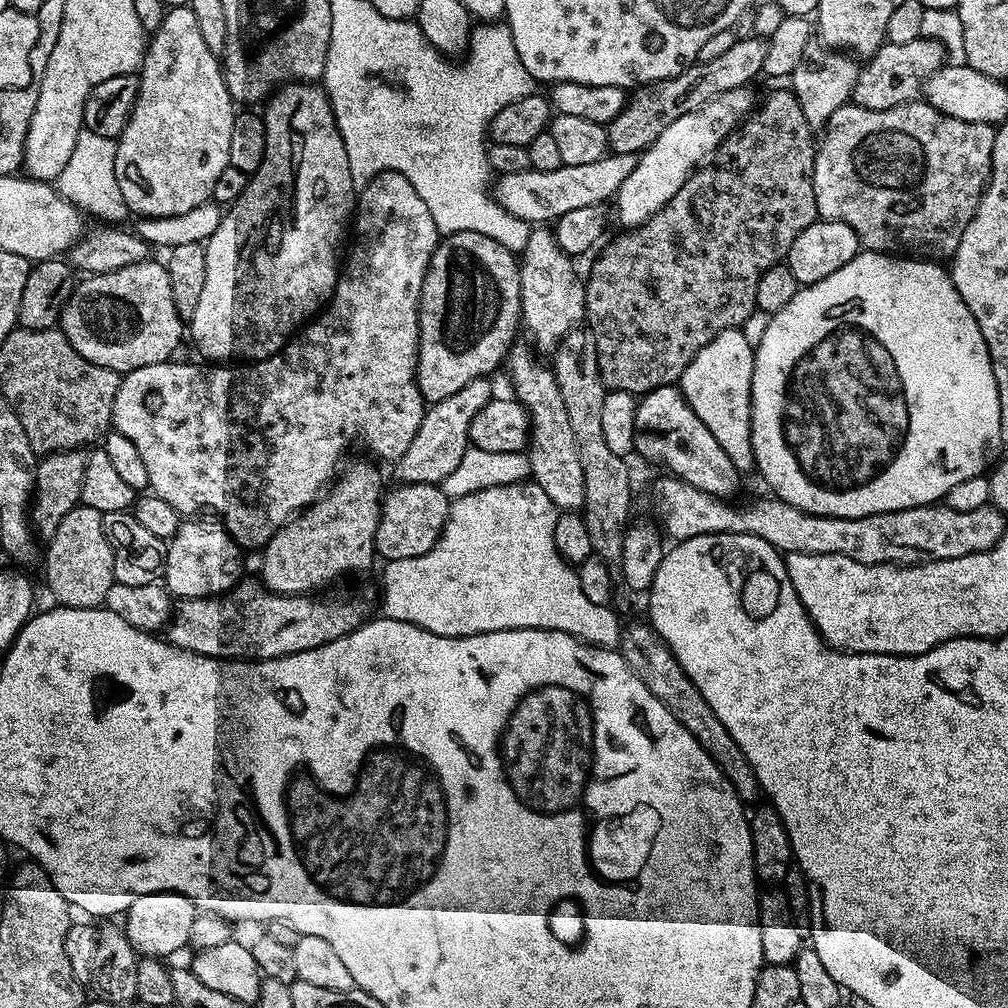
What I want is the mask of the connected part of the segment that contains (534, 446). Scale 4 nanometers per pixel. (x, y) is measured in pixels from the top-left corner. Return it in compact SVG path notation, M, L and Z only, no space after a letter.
M513 343L506 357L506 369L512 379L515 399L528 412L528 461L531 479L549 496L558 510L576 514L584 507L586 478L582 474L582 458L578 458L578 438L570 426L566 414L566 402L562 402L562 390L558 390L556 376L547 363L536 361L537 353L527 343Z

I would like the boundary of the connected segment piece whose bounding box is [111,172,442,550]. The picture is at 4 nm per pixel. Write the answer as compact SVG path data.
M379 172L362 189L355 210L354 232L355 228L357 240L352 244L352 253L349 256L347 253L343 261L343 271L336 282L336 291L333 292L332 299L328 301L323 311L311 322L305 323L299 335L289 340L280 351L267 356L264 360L244 362L239 366L213 366L208 362L176 364L177 362L172 360L163 360L154 366L142 366L133 372L123 373L120 381L120 389L114 398L111 427L118 434L130 438L130 442L134 442L146 466L148 488L158 498L166 498L166 502L170 502L170 506L174 506L181 514L200 514L196 512L202 511L203 508L213 508L224 519L222 521L224 531L231 534L241 549L263 549L270 537L287 520L320 499L325 489L333 483L341 467L340 459L343 458L344 451L351 446L352 440L361 440L373 452L371 453L373 457L381 456L384 460L395 462L402 458L402 454L406 454L406 450L410 450L410 442L414 442L414 434L418 434L418 426L422 426L426 401L422 398L416 381L416 359L420 341L420 295L428 263L436 245L442 239L442 233L436 228L434 218L430 218L426 202L418 198L418 190L414 190L408 179L397 172Z

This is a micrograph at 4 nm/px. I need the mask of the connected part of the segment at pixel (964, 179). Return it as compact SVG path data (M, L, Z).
M849 102L843 108L834 110L834 114L830 114L828 125L822 129L821 136L824 137L821 140L819 137L814 162L814 202L819 219L846 222L846 226L850 226L850 230L858 234L861 249L870 252L903 254L908 258L931 258L936 262L947 261L955 254L958 250L958 242L962 242L962 230L966 230L970 218L974 218L974 210L988 184L988 175L992 172L992 155L996 137L996 128L993 125L982 122L962 122L962 118L950 118L934 110L934 106L926 102L899 104L890 110L866 110Z

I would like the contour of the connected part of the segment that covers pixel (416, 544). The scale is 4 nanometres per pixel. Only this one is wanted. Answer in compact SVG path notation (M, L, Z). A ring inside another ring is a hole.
M405 484L389 487L383 493L380 521L376 531L376 550L385 561L418 558L436 545L448 521L450 498L443 487L434 484Z

